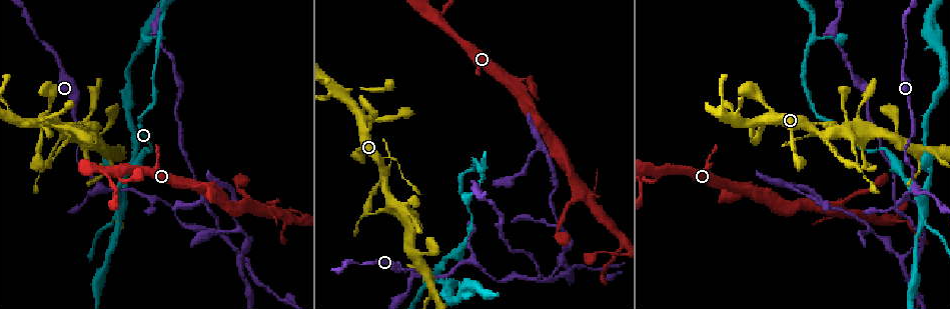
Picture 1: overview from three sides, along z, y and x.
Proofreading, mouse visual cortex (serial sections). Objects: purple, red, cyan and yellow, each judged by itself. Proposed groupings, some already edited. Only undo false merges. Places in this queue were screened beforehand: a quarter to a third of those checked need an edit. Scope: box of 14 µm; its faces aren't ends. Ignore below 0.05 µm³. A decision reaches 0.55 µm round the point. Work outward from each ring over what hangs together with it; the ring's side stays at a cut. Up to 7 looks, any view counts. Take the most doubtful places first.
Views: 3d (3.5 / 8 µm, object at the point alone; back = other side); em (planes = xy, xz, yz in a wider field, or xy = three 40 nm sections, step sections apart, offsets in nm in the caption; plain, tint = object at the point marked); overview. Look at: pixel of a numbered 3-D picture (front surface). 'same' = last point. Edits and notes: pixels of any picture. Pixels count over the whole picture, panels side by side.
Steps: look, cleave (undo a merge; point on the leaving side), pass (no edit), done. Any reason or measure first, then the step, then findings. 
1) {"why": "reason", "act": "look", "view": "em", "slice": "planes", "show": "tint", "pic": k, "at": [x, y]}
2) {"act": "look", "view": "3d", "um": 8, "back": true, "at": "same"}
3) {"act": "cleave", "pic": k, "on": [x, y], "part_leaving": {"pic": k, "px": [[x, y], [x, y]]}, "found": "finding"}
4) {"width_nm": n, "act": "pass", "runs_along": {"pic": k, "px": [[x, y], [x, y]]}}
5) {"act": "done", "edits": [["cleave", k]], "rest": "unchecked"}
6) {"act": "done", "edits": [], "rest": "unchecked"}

{"why": "sharp bend", "act": "look", "view": "3d", "um": 3.5, "pic": 1, "at": [418, 275]}

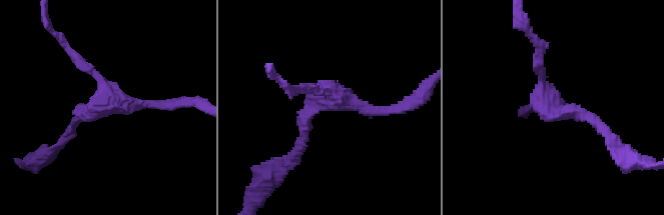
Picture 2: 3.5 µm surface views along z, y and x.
{"arms": 3, "arm_widths_nm": [150, 200, 200], "why": "need the tissue", "act": "look", "view": "em", "slice": "xy", "step": 1, "show": "tint", "pic": 2, "at": [107, 98]}

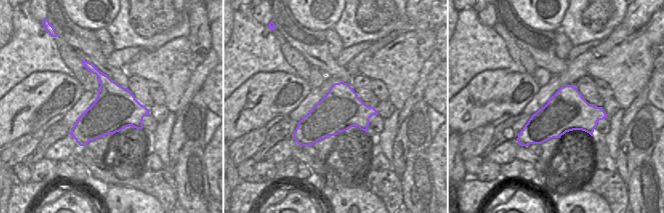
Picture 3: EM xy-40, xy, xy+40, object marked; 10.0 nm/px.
{"act": "pass", "found": "continuous, no second cell"}

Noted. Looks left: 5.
{"why": "three-way junction", "act": "look", "view": "3d", "um": 3.5, "pic": 1, "at": [150, 198]}

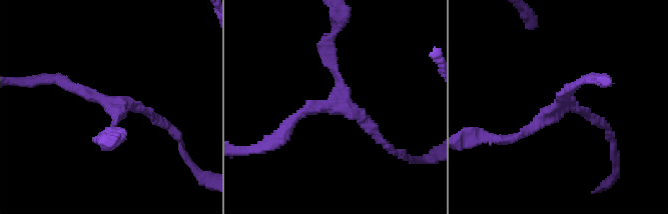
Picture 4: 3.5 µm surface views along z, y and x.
{"arms": 3, "arm_widths_nm": [150, 150, 150], "why": "now the EM", "act": "look", "view": "em", "slice": "xy", "step": 2, "show": "tint", "pic": 4, "at": [109, 102]}

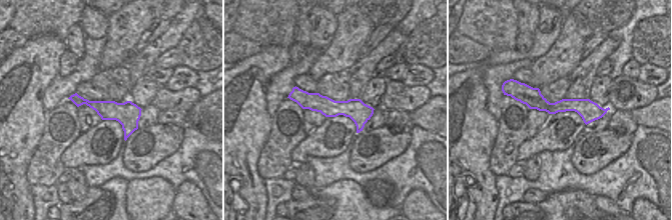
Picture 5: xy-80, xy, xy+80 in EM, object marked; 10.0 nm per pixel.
{"width_nm": 220, "act": "pass", "runs_along": {"pic": 4, "px": [[58, 80], [159, 120]]}, "found": "all the same cell"}

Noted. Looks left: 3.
{"act": "look", "view": "3d", "um": 3.5, "pic": 1, "at": [538, 277]}

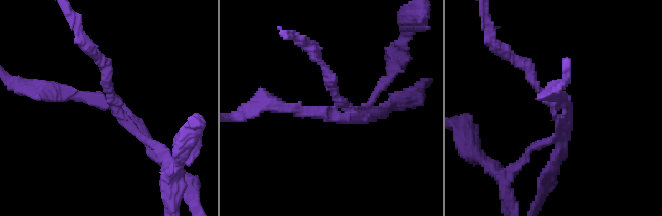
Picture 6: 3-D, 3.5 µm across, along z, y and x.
{"arms": 3, "arm_widths_nm": [150, 150, 200], "act": "look", "view": "em", "slice": "xy", "step": 1, "show": "tint", "pic": 6, "at": [560, 102]}

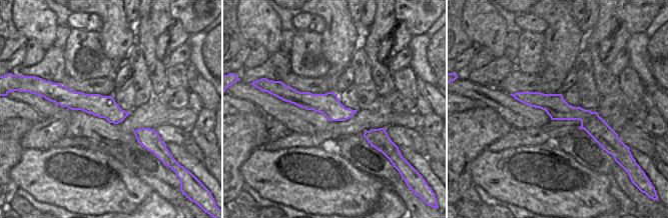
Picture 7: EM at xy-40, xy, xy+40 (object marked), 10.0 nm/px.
{"act": "cleave", "pic": 6, "on": [107, 79], "part_leaving": {"pic": 6, "px": [[355, 110], [395, 71], [398, 46]]}, "found": "two cells meet here"}

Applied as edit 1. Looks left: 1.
{"act": "done", "edits": [["cleave", 6]], "rest": "unchecked"}

